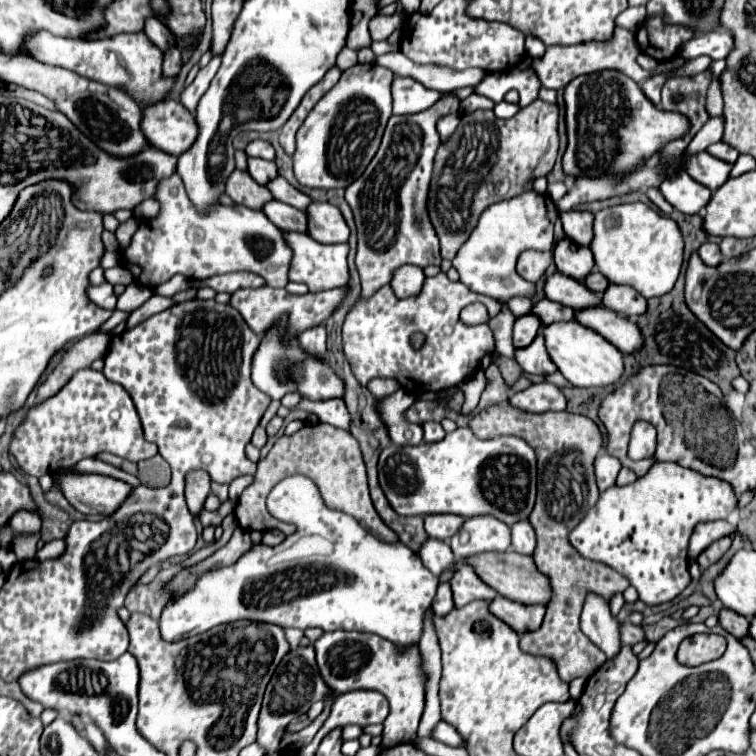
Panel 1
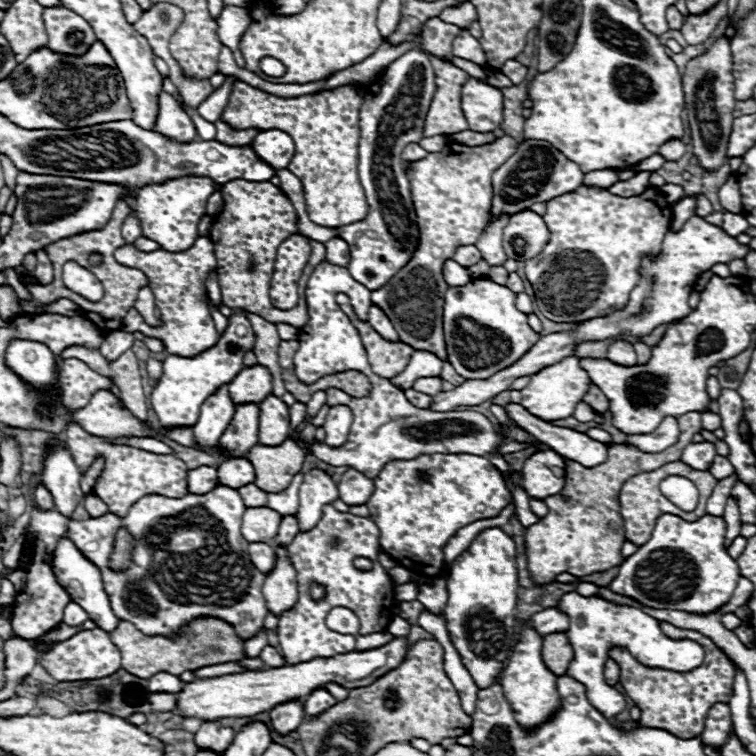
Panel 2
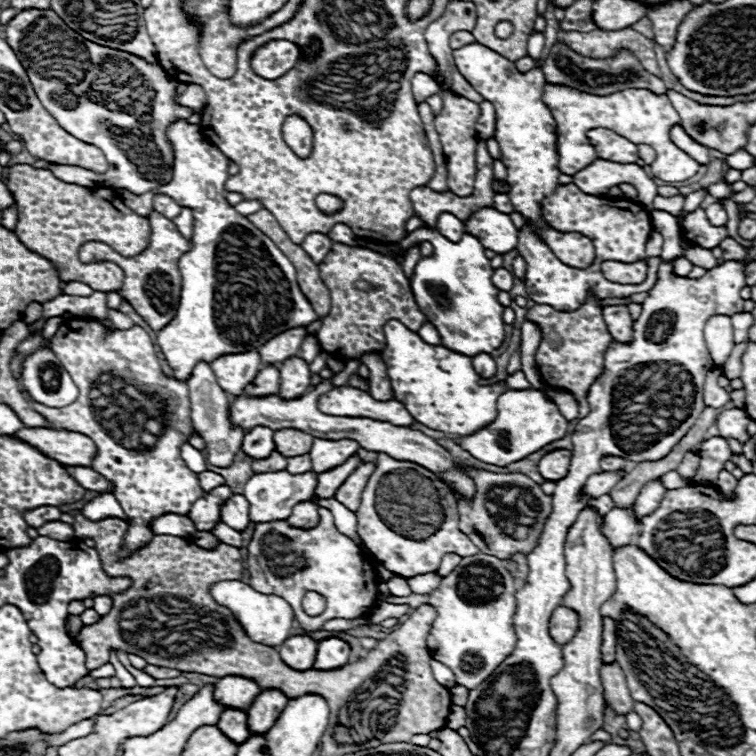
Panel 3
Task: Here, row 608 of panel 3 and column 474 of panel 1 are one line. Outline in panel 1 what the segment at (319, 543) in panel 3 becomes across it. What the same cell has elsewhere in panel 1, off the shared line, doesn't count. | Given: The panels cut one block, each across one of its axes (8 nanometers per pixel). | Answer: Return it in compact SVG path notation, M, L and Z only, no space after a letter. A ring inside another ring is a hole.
M442 272L426 278L420 294L406 300L396 298L388 284L374 296L360 298L348 310L342 326L344 354L354 370L354 376L362 382L362 386L366 386L372 378L392 378L414 396L446 390L470 378L480 368L484 354L494 350L494 336L486 322L466 326L460 320L462 308L472 302L482 302L490 318L500 312L498 300L474 294L462 286L462 282L450 282ZM414 332L422 332L426 336L426 344L420 350L410 346L410 334Z

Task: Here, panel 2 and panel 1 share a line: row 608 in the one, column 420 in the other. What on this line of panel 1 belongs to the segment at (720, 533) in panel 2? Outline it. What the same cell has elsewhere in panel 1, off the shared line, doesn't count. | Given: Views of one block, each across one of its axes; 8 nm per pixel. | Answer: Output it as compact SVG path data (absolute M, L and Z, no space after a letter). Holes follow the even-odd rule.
M326 632L316 642L316 662L324 682L338 694L350 690L378 690L390 702L390 714L384 720L382 746L394 746L398 742L414 742L418 722L424 710L424 676L420 670L418 648L398 654L392 642L364 632Z

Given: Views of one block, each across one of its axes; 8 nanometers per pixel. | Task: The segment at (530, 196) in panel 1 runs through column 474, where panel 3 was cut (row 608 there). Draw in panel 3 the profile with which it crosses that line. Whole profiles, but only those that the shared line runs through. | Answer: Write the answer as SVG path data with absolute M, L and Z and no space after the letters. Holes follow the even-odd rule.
M240 580L216 582L210 586L210 594L216 600L216 604L230 608L230 612L236 616L236 620L240 622L242 630L248 634L250 640L258 644L270 644L272 648L276 648L286 640L286 636L290 636L294 612L292 612L292 606L284 598L274 596L274 594L262 594Z

